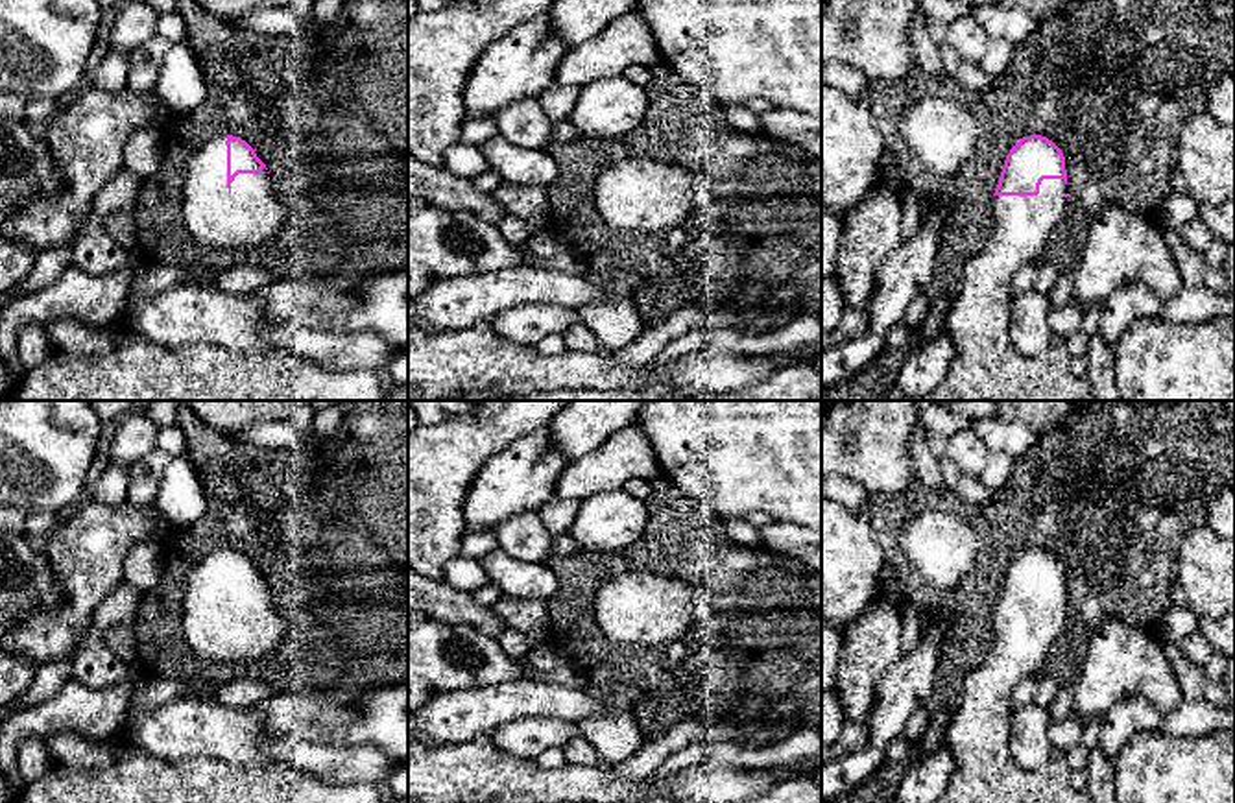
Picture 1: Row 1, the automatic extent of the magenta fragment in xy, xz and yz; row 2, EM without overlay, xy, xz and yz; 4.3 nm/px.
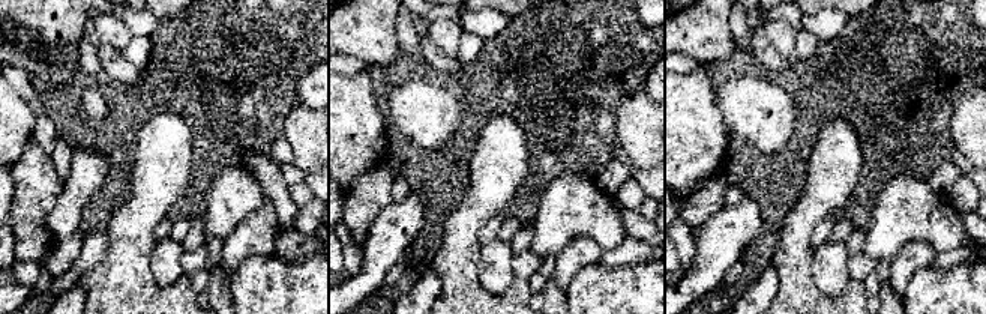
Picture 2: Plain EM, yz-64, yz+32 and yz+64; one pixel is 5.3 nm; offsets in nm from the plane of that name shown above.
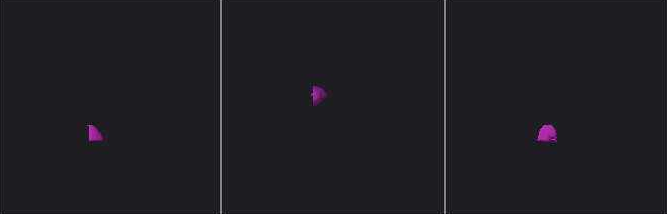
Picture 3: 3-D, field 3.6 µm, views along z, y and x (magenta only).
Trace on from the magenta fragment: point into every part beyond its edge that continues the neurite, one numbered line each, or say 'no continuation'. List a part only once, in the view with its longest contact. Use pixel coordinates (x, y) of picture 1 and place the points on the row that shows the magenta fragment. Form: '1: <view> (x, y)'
1: xy (250, 216)

